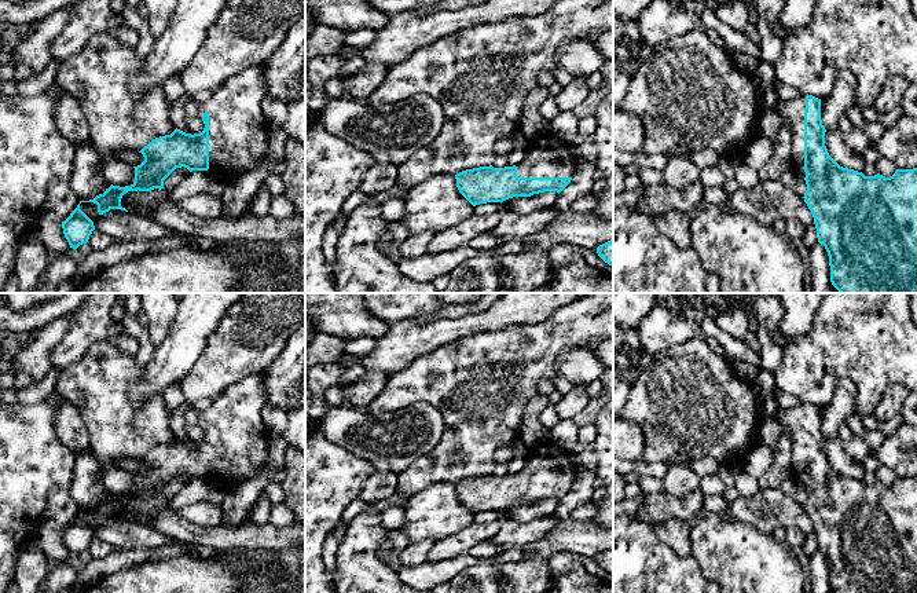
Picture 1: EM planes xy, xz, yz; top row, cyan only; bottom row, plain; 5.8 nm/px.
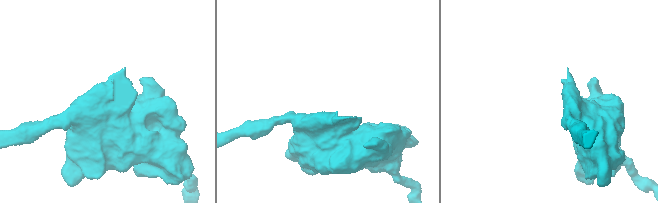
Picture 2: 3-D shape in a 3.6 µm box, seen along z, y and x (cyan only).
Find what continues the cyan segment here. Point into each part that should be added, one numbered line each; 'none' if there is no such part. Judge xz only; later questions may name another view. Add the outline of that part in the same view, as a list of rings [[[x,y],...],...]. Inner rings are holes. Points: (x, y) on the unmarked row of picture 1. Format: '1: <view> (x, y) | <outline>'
1: xz (547, 465) | [[[554,443],[535,449],[525,465],[516,473],[518,486],[572,486],[576,464],[571,454]]]

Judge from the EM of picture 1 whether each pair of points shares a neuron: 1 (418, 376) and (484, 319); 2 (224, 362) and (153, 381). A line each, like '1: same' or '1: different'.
1: different
2: different

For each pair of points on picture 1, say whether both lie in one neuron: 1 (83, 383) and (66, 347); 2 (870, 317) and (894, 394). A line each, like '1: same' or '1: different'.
1: different
2: different

